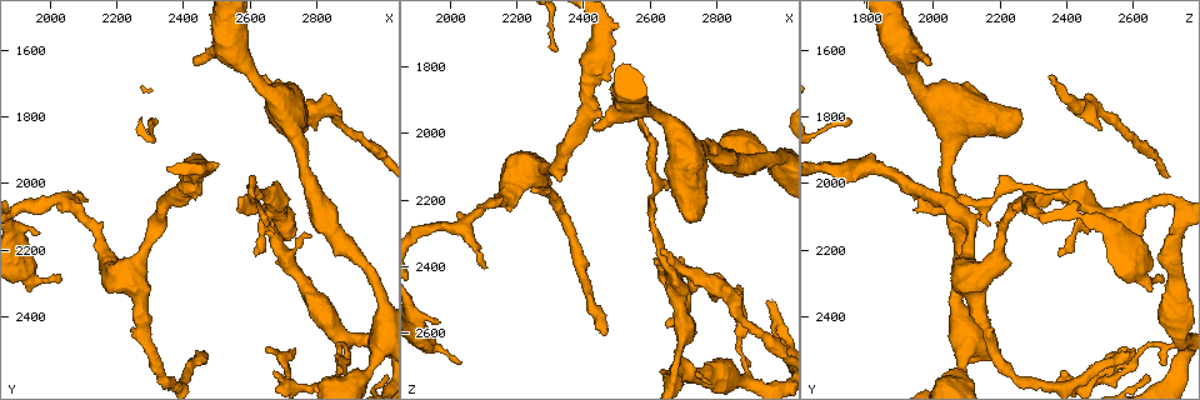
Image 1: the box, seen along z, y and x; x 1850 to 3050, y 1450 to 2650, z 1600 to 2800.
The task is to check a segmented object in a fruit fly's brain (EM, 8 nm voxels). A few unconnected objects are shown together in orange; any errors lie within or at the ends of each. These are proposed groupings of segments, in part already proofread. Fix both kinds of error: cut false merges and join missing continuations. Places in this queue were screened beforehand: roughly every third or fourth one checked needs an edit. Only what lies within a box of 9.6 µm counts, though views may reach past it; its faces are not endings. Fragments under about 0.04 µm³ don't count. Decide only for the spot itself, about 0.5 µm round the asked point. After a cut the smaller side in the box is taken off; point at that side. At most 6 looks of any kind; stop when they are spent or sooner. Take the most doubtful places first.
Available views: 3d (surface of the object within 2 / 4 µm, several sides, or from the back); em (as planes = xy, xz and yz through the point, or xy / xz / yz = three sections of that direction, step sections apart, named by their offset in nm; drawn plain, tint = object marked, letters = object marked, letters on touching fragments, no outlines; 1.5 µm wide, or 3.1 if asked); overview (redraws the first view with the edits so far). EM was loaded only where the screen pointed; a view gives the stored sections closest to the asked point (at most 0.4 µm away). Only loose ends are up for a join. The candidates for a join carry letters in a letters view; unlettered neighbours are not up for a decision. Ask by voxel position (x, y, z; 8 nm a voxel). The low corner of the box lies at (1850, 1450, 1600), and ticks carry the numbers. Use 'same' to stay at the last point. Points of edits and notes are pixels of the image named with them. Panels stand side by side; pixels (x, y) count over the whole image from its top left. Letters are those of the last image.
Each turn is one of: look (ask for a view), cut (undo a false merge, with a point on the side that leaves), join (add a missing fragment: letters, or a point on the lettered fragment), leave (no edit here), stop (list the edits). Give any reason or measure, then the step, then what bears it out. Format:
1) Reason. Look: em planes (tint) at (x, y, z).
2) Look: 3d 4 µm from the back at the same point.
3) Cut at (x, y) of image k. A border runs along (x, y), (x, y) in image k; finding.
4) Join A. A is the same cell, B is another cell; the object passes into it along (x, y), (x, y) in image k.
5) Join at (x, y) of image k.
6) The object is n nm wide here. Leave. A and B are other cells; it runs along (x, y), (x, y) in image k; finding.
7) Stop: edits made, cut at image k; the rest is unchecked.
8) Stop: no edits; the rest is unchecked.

Thin end. Look: 3d 4 µm from the back at (2630, 1690, 2340).

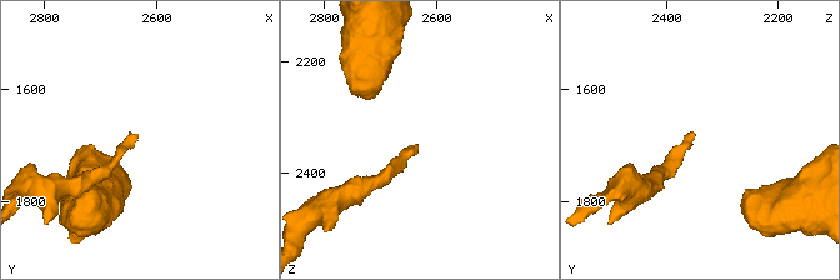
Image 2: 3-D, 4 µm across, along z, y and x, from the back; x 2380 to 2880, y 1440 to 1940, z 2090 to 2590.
Need the tissue. Look: em xz step 4 (letters) at (2635, 1685, 2350).

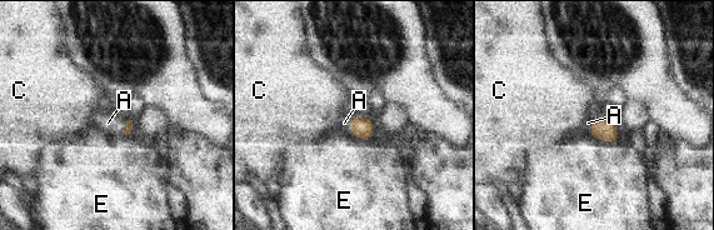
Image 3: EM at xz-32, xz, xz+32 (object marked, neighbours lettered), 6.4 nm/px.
Look: em planes (letters) at the same point.

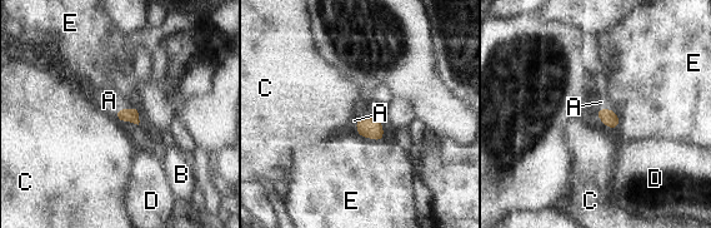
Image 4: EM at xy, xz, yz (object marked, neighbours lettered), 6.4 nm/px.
Join A. A is the same cell, B, C, D and E are other cells; the object passes into it along (131, 115), (121, 109), (109, 100) in image 4; the neuron continues.

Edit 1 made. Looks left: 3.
Look: 3d 4 µm at (2430, 1640, 1990).

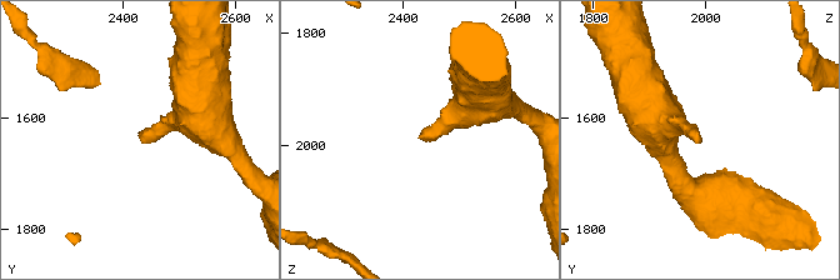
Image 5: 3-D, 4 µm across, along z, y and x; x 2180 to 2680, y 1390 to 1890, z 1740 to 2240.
Look: em xy step 4 (letters) at (2430, 1640, 1990).

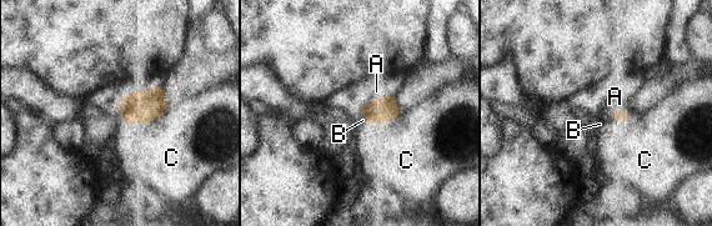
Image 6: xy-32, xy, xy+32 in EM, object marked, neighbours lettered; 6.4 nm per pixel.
Join B. B is the same cell, A and C are other cells; the object passes into it along (621, 116), (612, 115), (601, 112) in image 6; it goes on there.

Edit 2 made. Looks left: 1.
Branch stops here. Look: em planes (letters) at (2020, 2300, 2700).

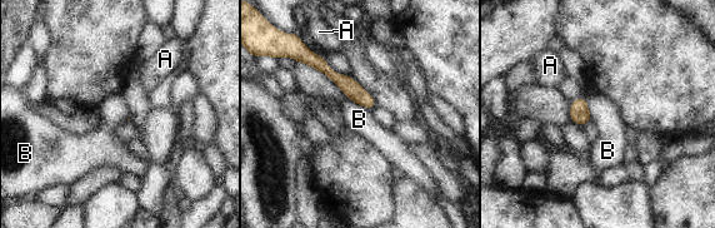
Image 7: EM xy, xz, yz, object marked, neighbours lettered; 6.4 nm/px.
Leave. A and B are other cells; it runs along (311, 63), (319, 63), (371, 103) in image 7; no lettered fragment goes on from it.

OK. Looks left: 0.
Stop: edits made, join at image 4, join at image 6; the rest is unchecked.

